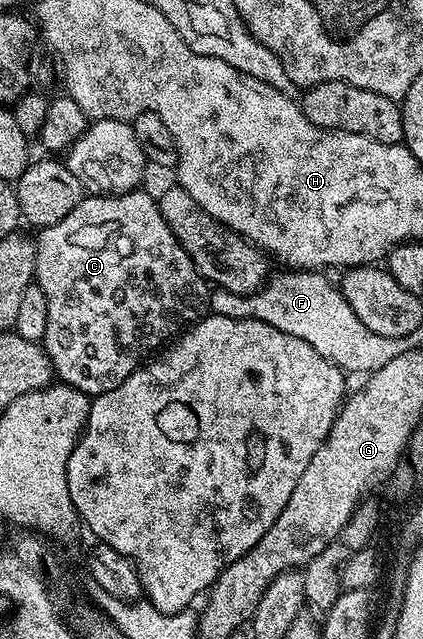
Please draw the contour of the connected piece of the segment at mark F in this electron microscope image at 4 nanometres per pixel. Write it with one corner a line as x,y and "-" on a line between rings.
296,268
285,273
289,274
274,273
253,294
214,289
209,296
209,309
219,316
254,318
279,328
279,332
287,332
287,336
299,336
299,340
307,340
307,344
311,344
319,356
331,360
350,375
368,375
397,355
398,343
371,332
371,328
367,328
367,324
355,316
340,289
321,275
324,273

